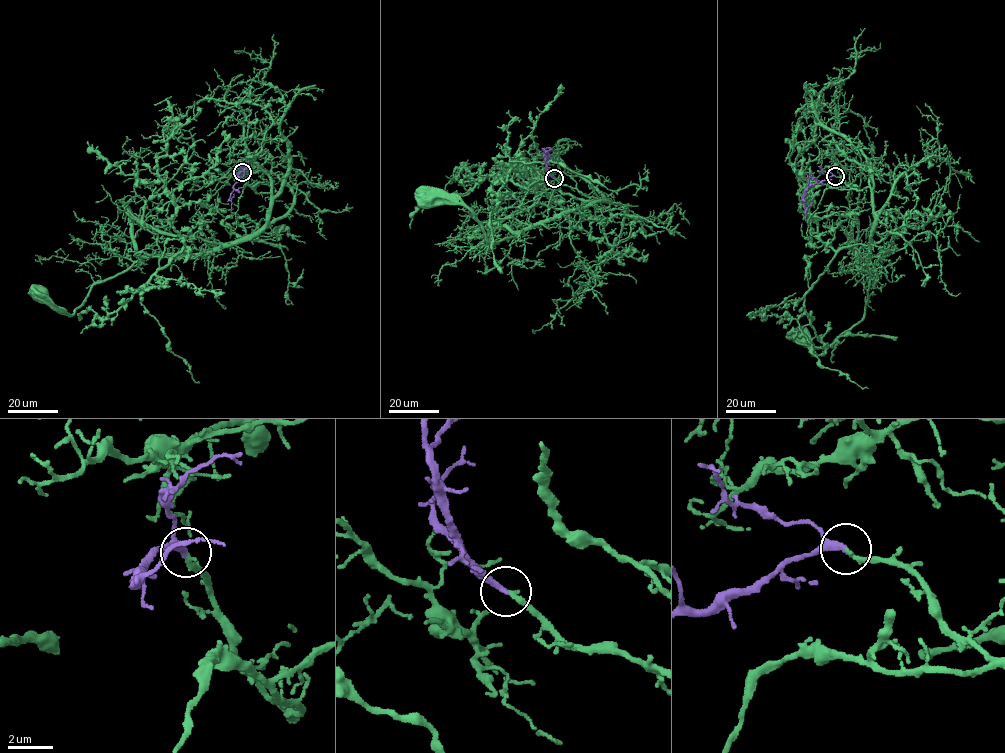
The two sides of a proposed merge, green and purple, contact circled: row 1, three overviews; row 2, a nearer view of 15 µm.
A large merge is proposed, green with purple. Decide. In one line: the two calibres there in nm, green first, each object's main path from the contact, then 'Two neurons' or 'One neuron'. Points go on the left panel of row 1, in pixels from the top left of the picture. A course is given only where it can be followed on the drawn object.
Thickness 240 nm (green) against 280 nm. Course of green: (242, 172), (251, 189), (271, 195), (255, 233), (198, 253), (141, 258), (96, 282), (73, 315), (38, 293). Course of purple: (242, 172), (237, 174), (230, 194), (231, 211). One neuron

